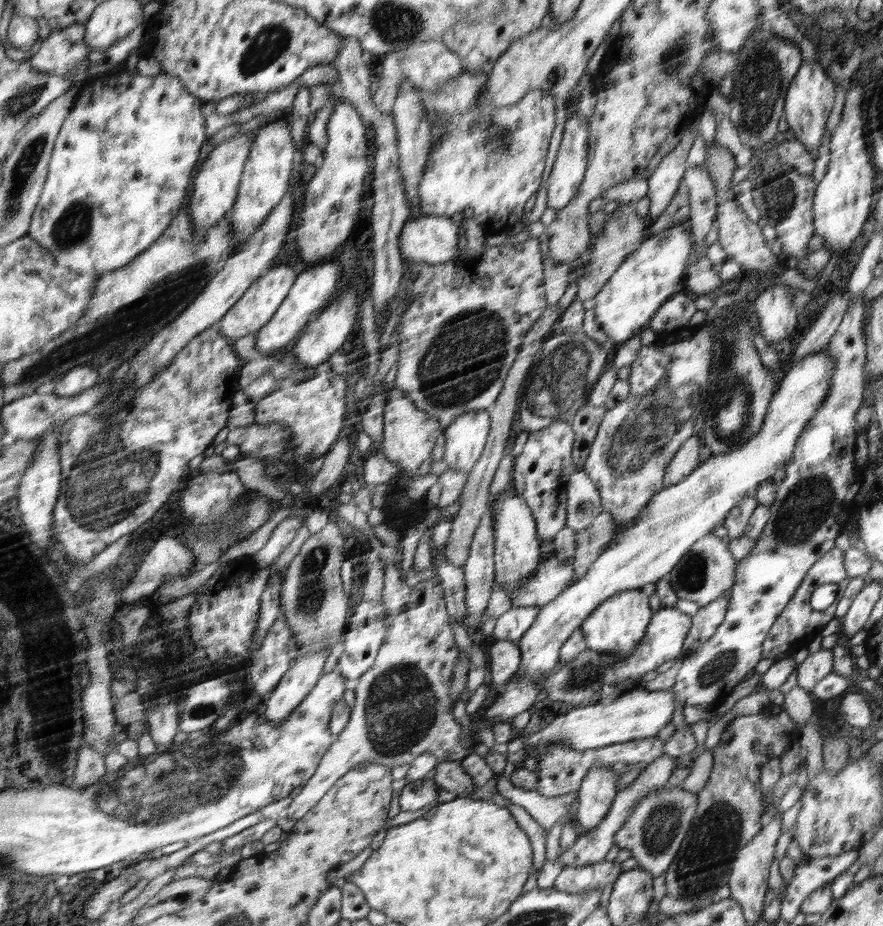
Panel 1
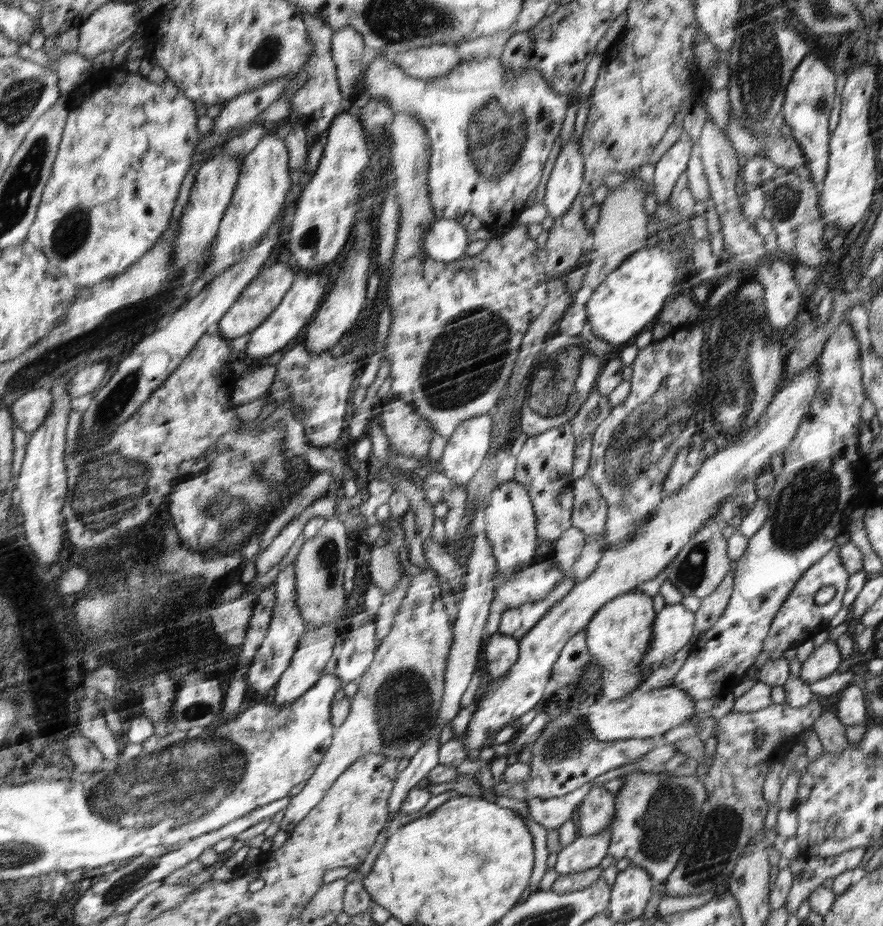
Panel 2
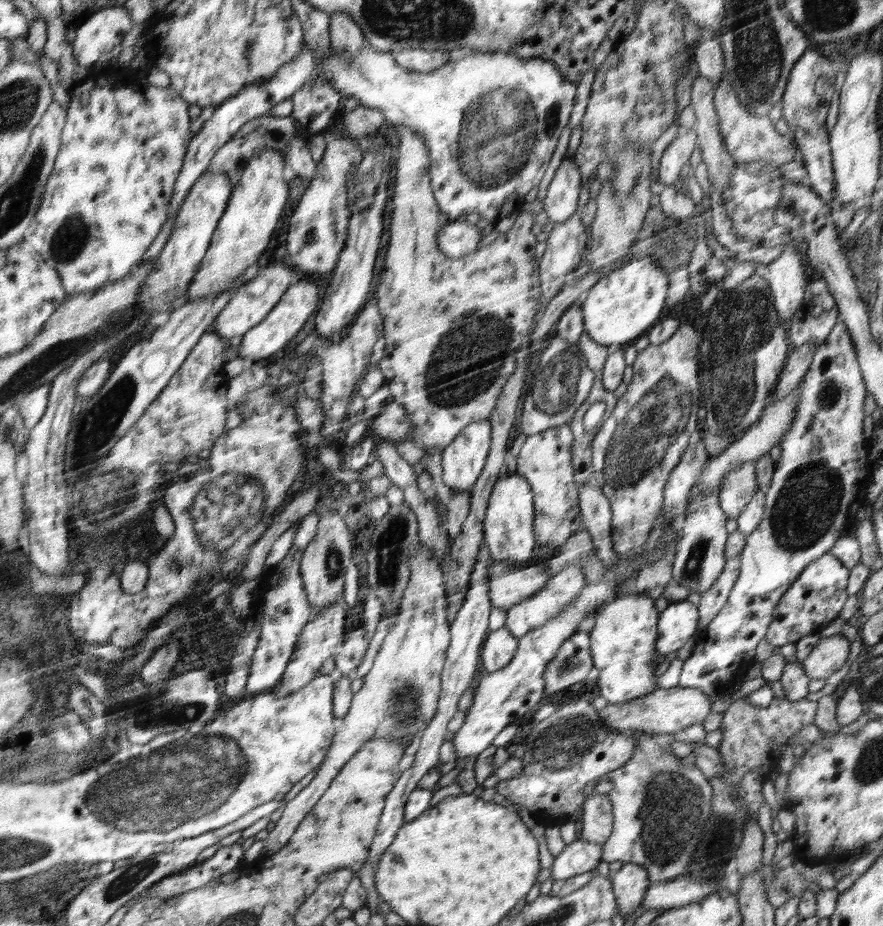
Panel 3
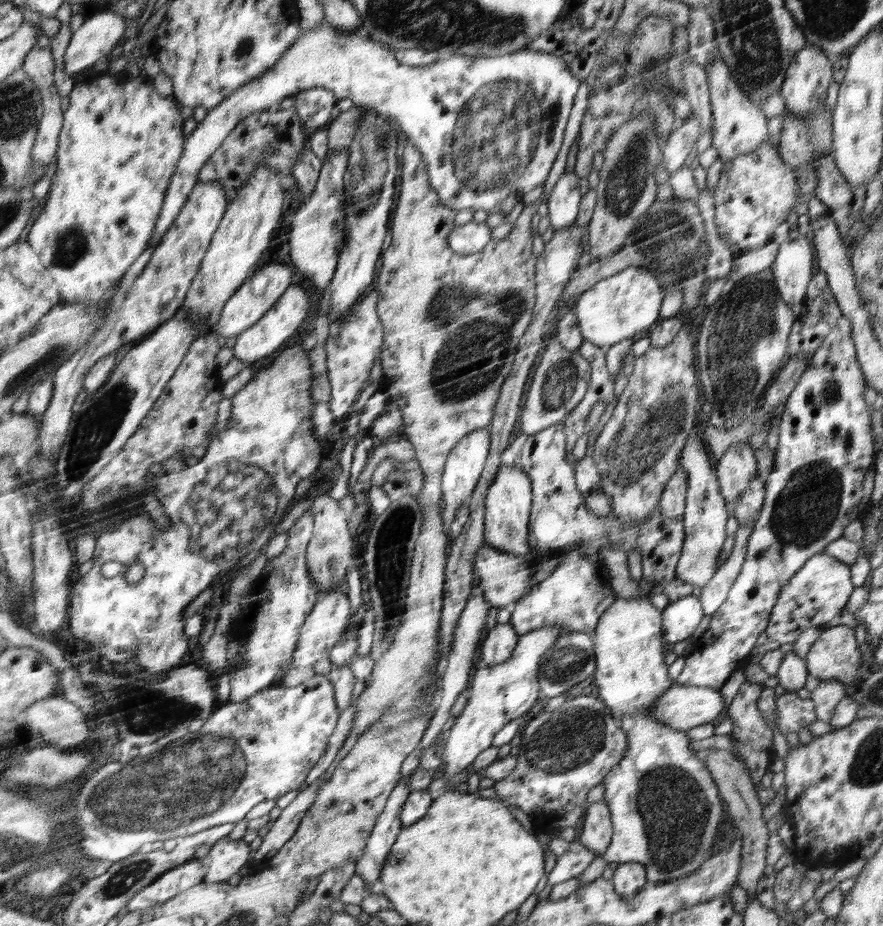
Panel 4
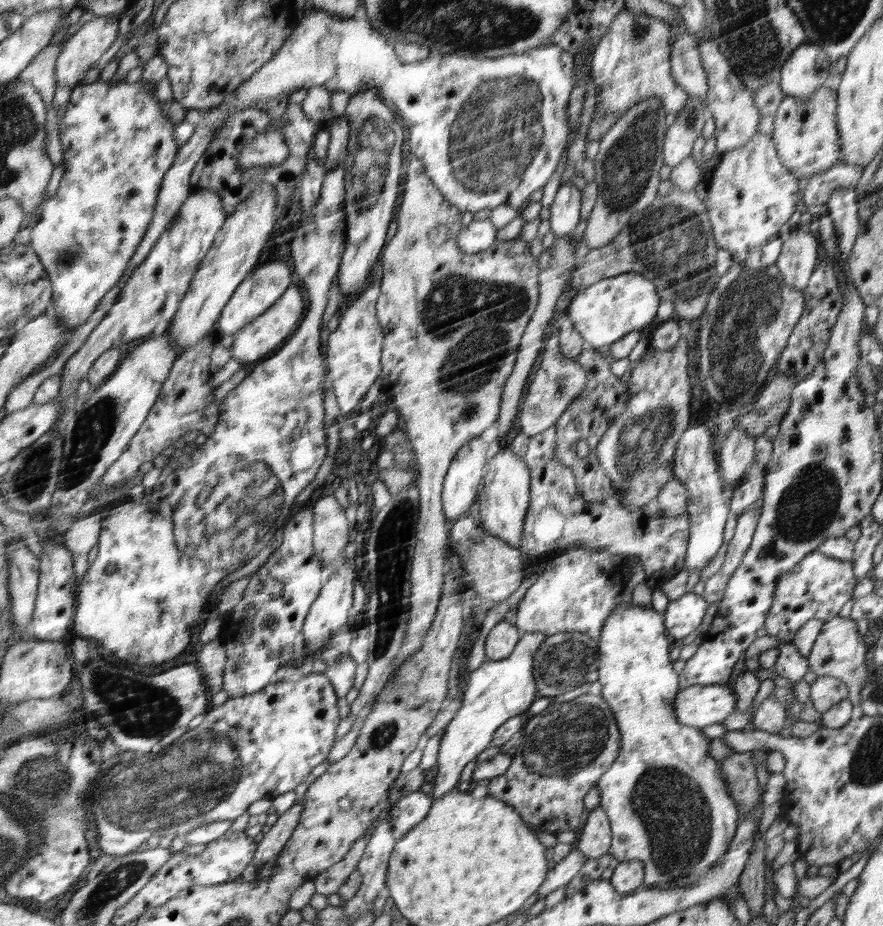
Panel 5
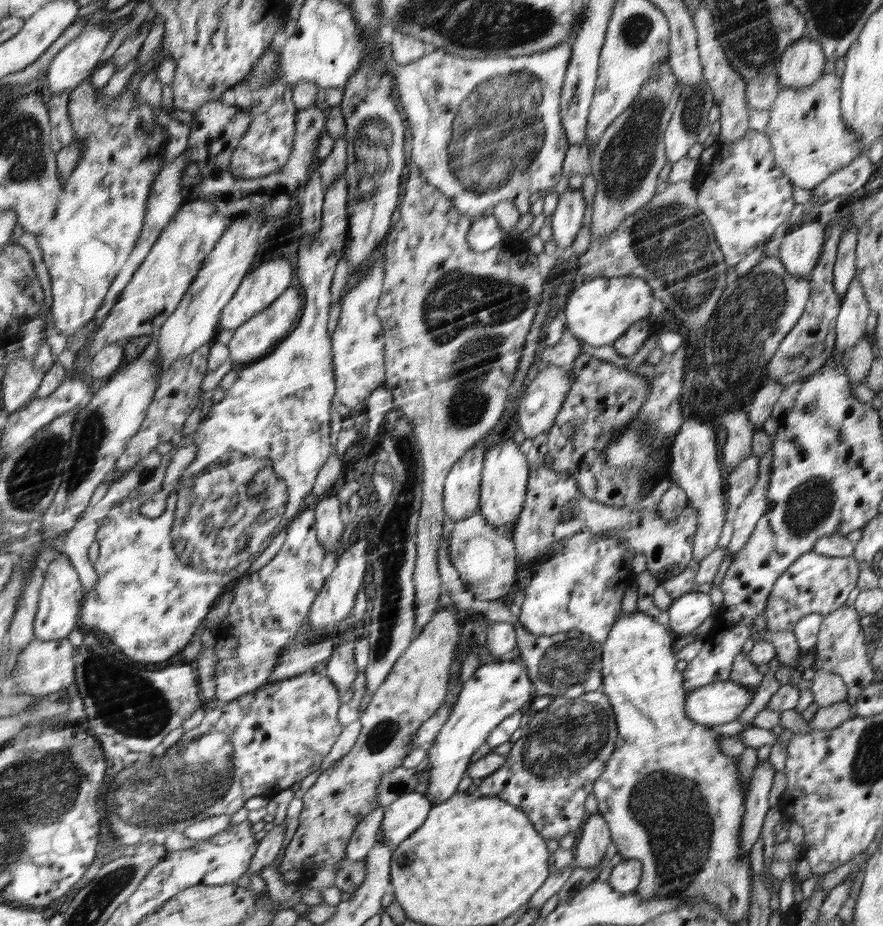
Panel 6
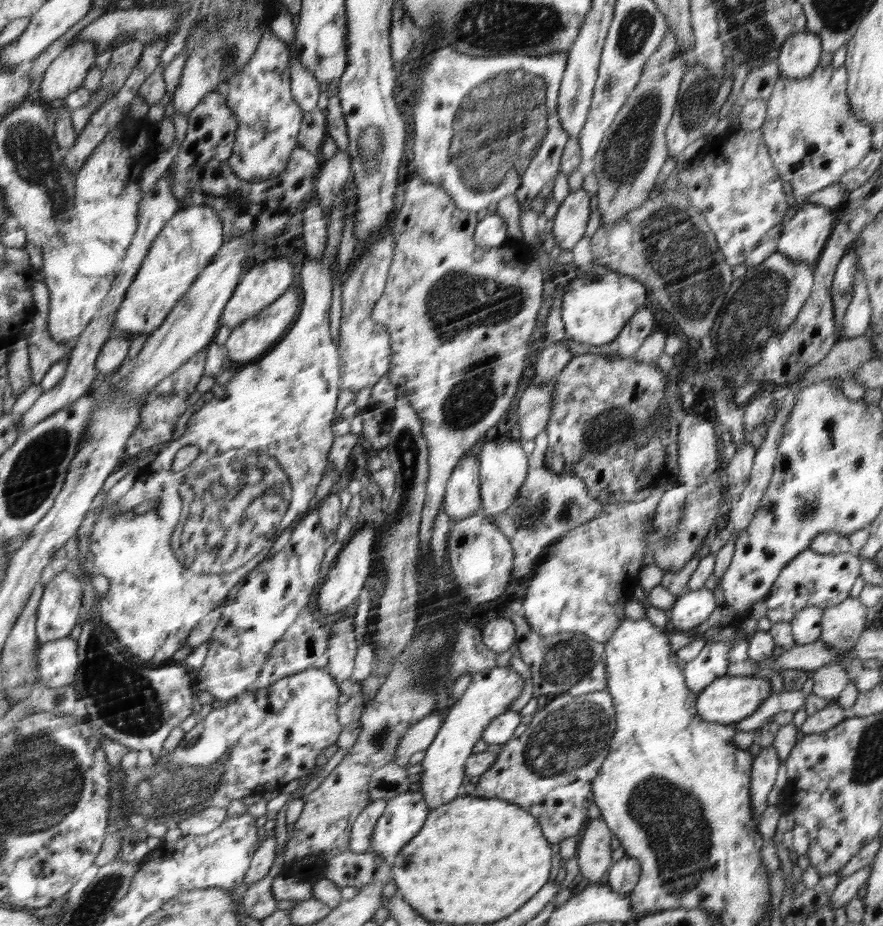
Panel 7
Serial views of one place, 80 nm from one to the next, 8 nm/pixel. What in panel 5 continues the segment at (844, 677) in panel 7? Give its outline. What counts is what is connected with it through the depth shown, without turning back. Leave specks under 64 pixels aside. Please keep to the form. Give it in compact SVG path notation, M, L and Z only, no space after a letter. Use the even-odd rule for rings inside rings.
M818 676L811 685L811 702L822 715L841 700L848 699L849 690L845 682L832 676Z

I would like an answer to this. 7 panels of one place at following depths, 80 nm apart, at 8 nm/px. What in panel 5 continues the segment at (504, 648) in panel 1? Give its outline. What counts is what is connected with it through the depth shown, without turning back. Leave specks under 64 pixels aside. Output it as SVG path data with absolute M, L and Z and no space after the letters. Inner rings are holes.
M503 620L497 623L489 632L485 641L486 661L498 661L509 656L520 641L520 634L512 624Z

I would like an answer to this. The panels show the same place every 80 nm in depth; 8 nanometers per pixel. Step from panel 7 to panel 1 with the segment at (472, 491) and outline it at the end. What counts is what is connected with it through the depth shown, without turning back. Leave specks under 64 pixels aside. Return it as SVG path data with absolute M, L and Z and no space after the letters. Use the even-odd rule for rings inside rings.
M487 409L464 413L448 429L444 429L446 450L444 461L457 472L469 474L478 464L487 448L486 436L491 428Z

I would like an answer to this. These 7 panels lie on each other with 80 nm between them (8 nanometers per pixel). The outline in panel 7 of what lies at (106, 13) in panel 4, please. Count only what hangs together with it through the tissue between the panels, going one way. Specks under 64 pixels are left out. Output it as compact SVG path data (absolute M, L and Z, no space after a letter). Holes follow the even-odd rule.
M80 42L80 44L74 44L67 46L53 61L50 63L42 82L40 82L40 100L42 103L50 103L50 100L64 99L64 96L68 96L70 92L74 92L79 89L88 74L88 70L93 68L94 58L96 58L96 45L92 42Z

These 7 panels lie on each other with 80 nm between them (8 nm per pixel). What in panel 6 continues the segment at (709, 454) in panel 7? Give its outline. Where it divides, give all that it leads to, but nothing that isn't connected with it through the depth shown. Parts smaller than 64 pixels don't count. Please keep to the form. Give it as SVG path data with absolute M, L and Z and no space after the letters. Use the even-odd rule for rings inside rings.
M688 419L681 426L672 445L672 482L684 489L688 503L698 511L698 523L692 545L692 558L700 562L714 553L722 526L724 526L724 498L722 498L722 472L716 450L714 430L698 419Z

